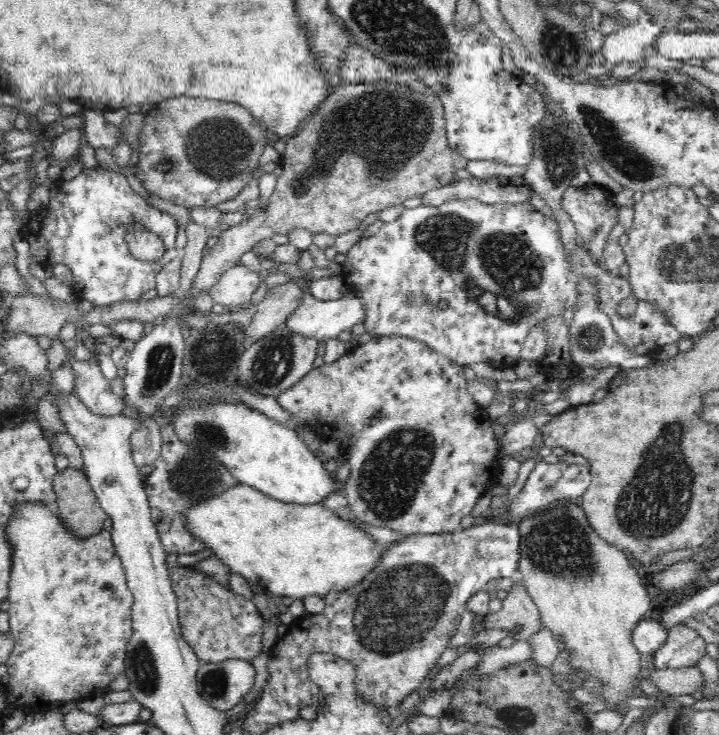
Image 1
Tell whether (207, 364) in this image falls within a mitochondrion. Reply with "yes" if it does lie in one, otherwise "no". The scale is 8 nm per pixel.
no

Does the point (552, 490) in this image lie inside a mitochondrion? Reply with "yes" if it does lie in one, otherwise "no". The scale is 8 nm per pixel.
yes

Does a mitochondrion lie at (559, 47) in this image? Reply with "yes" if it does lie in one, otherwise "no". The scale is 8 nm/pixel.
yes

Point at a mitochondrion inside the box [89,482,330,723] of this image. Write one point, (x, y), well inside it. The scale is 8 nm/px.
(142, 664)

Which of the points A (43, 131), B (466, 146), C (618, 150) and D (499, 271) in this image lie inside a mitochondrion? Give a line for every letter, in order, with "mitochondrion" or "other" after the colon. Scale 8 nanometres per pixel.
A: other
B: other
C: mitochondrion
D: mitochondrion

